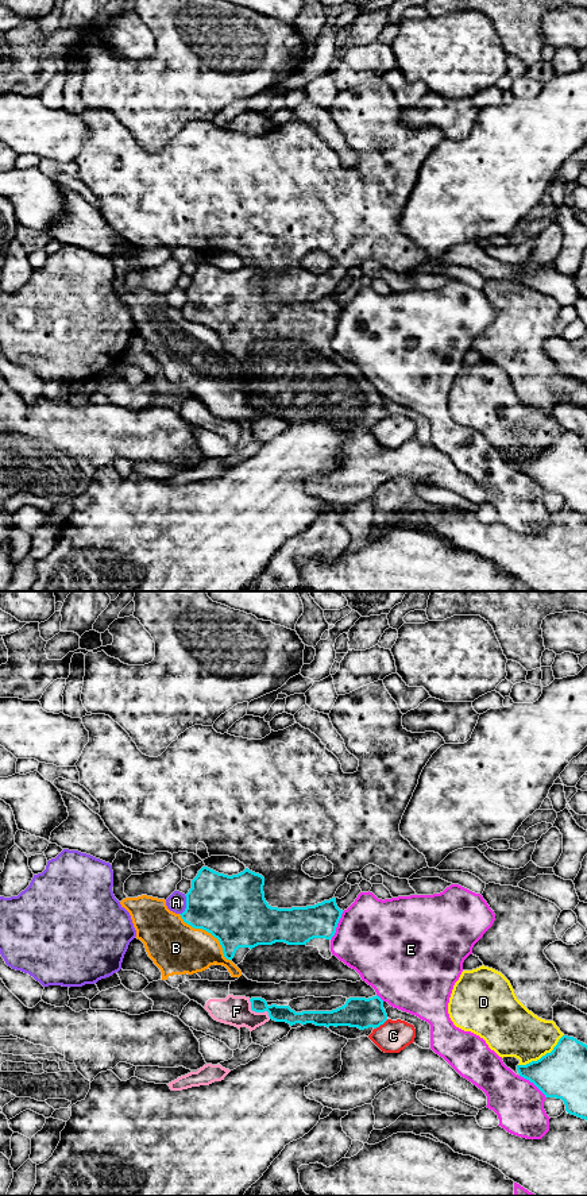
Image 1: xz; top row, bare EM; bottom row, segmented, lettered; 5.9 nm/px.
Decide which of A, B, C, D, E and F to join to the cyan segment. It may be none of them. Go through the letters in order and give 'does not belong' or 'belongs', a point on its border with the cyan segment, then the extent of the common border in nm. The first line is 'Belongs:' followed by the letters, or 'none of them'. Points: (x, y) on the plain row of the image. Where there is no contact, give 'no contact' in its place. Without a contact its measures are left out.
Belongs: none of them
A: does not belong; meets cyan in xz at (186, 300); contact 120 nm long
B: does not belong; meets cyan in xz at (209, 327); contact 420 nm long
C: does not belong; meets cyan in xz at (381, 419); contact 110 nm long
D: does not belong; meets cyan in xz at (543, 451); contact 320 nm long
E: does not belong; meets cyan in xz at (336, 321); contact 190 nm long
F: does not belong; meets cyan in xz at (258, 406); contact 180 nm long

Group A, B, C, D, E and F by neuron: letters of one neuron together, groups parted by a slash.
A / B F / C / D / E

